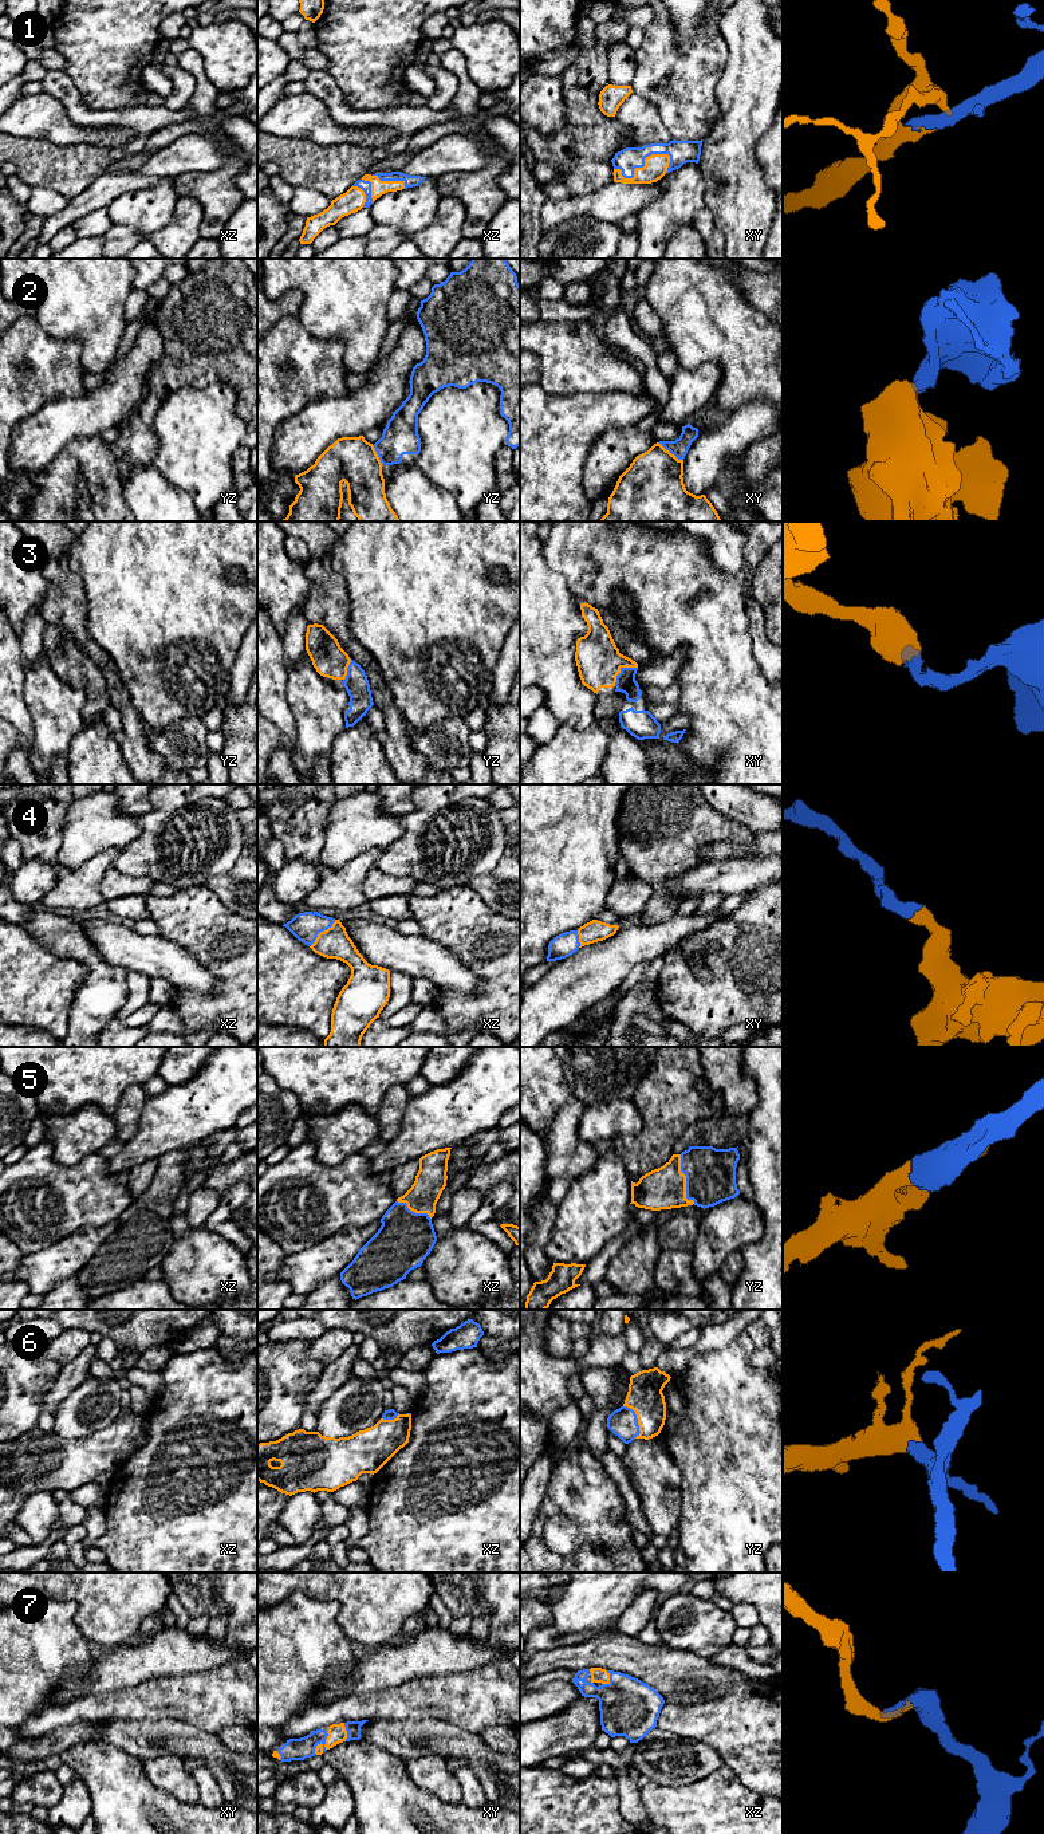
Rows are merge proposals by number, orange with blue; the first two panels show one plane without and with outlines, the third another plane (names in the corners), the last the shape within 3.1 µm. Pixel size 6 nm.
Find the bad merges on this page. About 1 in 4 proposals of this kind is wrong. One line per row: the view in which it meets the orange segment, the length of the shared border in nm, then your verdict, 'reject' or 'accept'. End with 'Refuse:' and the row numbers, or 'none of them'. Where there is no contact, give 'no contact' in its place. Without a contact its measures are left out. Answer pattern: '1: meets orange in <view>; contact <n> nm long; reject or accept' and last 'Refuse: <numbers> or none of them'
1: meets orange in xy; contact 360 nm long; accept
2: meets orange in xy; contact 190 nm long; reject
3: meets orange in xy; contact 180 nm long; accept
4: meets orange in xz; contact 220 nm long; accept
5: meets orange in yz; contact 300 nm long; accept
6: meets orange in yz; contact 220 nm long; accept
7: meets orange in xz; contact 90 nm long; accept
Refuse: 2

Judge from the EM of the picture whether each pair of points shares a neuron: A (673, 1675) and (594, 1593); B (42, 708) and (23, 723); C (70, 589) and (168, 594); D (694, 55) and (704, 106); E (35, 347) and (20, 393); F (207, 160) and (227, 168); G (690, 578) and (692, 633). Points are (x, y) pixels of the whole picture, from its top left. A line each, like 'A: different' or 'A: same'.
A: different
B: different
C: different
D: same
E: same
F: different
G: same

